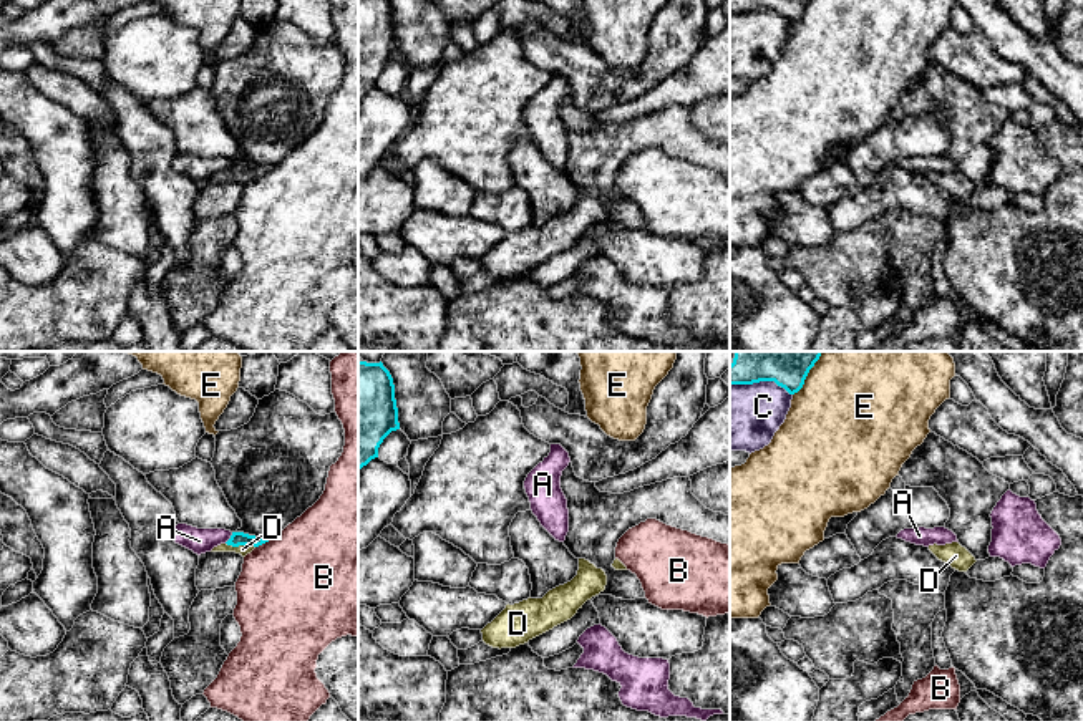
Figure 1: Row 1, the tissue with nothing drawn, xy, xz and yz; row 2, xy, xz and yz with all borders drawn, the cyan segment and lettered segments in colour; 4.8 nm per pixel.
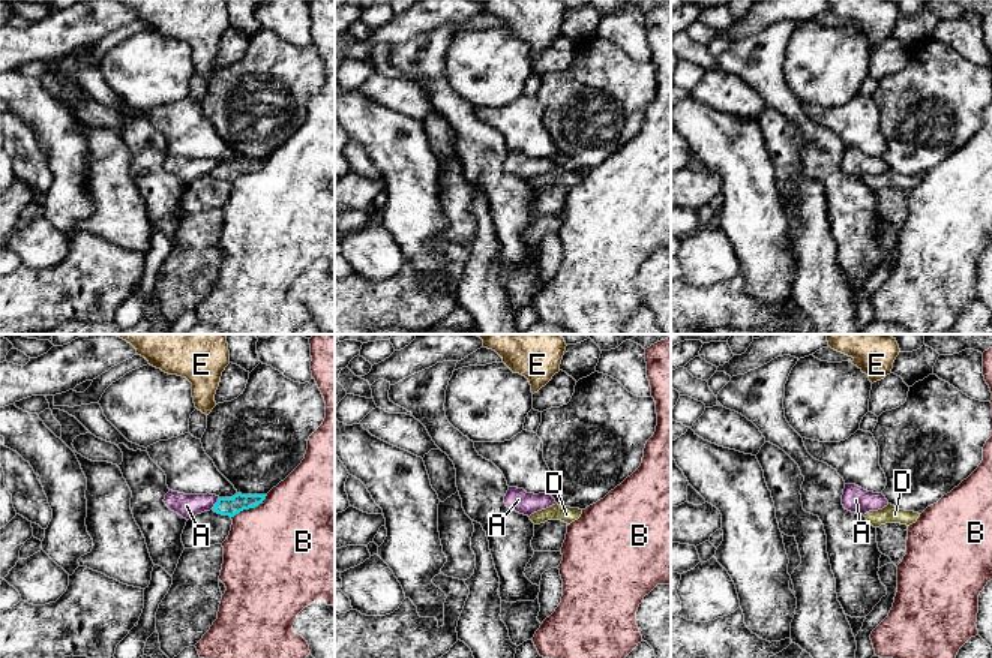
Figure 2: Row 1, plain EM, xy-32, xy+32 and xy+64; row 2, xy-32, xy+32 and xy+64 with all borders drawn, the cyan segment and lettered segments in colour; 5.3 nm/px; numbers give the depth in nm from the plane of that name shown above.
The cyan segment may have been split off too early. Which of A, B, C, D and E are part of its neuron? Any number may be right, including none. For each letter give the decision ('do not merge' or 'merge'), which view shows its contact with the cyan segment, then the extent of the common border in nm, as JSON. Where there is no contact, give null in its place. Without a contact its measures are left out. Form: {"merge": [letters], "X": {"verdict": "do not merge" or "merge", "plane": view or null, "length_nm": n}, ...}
{"merge": ["D"], "A": {"verdict": "do not merge", "plane": "xy", "length_nm": 70}, "B": {"verdict": "do not merge", "plane": "xy", "length_nm": 100}, "C": {"verdict": "do not merge", "plane": "yz", "length_nm": 300}, "D": {"verdict": "merge", "plane": "xy", "length_nm": 150}, "E": {"verdict": "do not merge", "plane": "yz", "length_nm": 260}}

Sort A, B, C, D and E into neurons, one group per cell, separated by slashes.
A / B / C / D / E

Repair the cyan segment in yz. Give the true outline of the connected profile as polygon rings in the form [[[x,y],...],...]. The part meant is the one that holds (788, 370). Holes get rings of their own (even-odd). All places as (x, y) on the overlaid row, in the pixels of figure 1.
[[[735,351],[730,385],[775,381],[789,394],[798,393],[823,351]]]

